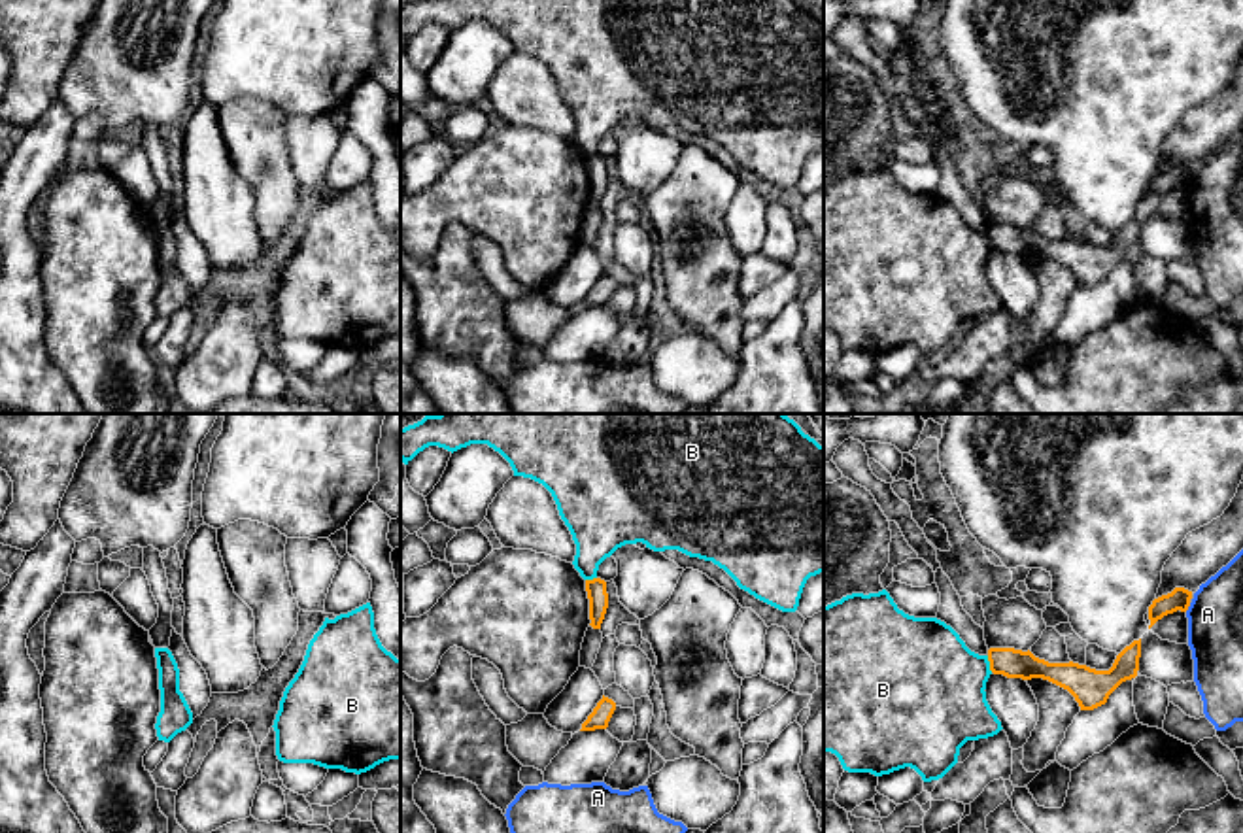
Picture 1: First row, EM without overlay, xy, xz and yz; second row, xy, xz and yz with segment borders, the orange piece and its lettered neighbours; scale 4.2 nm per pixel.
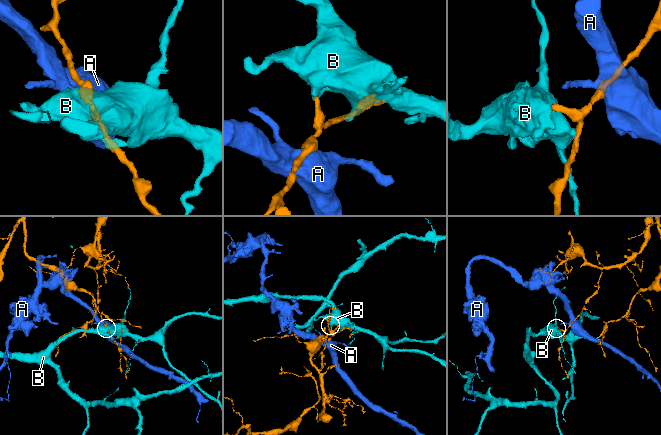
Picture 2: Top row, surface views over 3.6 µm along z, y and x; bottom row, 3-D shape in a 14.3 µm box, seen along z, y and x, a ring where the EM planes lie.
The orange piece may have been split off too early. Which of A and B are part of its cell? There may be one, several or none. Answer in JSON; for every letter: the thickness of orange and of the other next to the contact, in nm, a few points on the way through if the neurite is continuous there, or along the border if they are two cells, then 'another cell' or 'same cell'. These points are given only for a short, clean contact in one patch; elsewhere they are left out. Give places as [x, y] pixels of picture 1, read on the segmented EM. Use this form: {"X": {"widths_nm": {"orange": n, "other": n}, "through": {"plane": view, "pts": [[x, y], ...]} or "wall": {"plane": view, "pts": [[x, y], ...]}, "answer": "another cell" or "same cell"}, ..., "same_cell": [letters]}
{"A": {"widths_nm": {"orange": 100, "other": 240}, "answer": "another cell"}, "B": {"widths_nm": {"orange": 130, "other": 420}, "wall": {"plane": "yz", "pts": [[987, 656], [992, 671]]}, "answer": "another cell"}, "same_cell": []}

